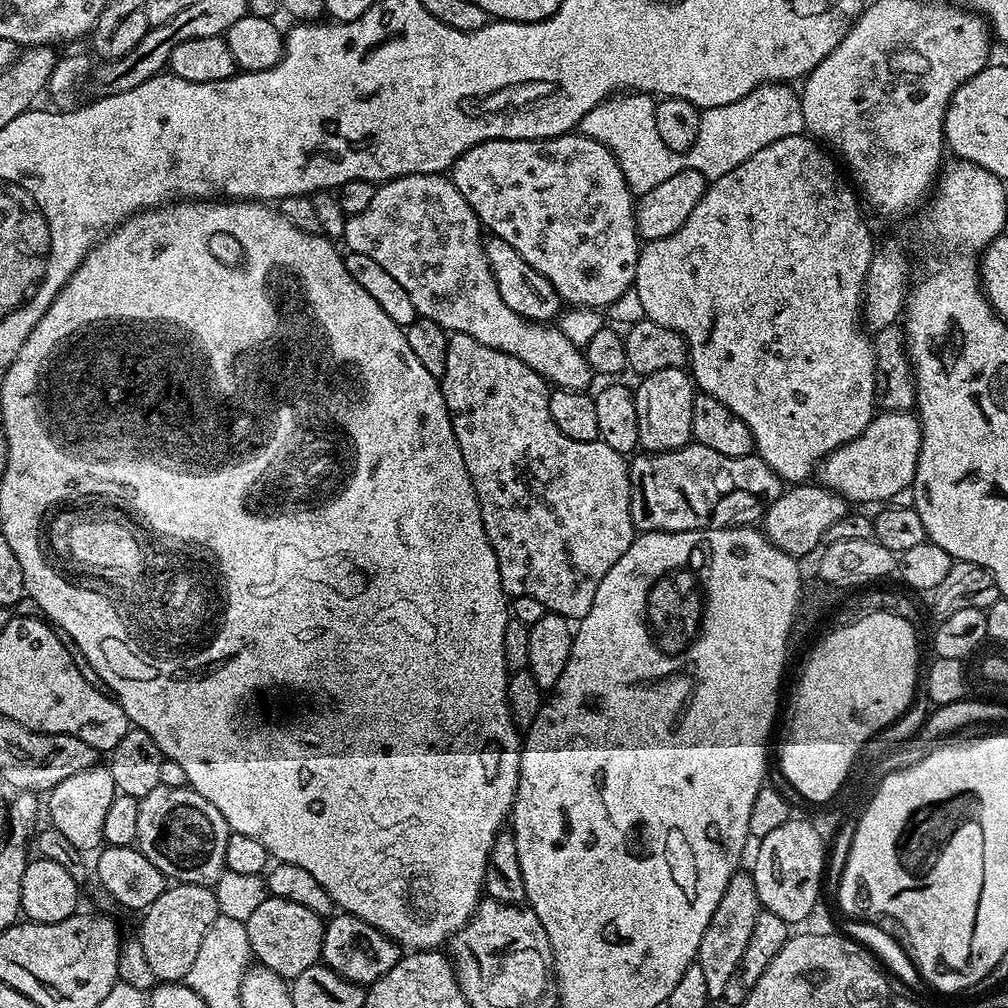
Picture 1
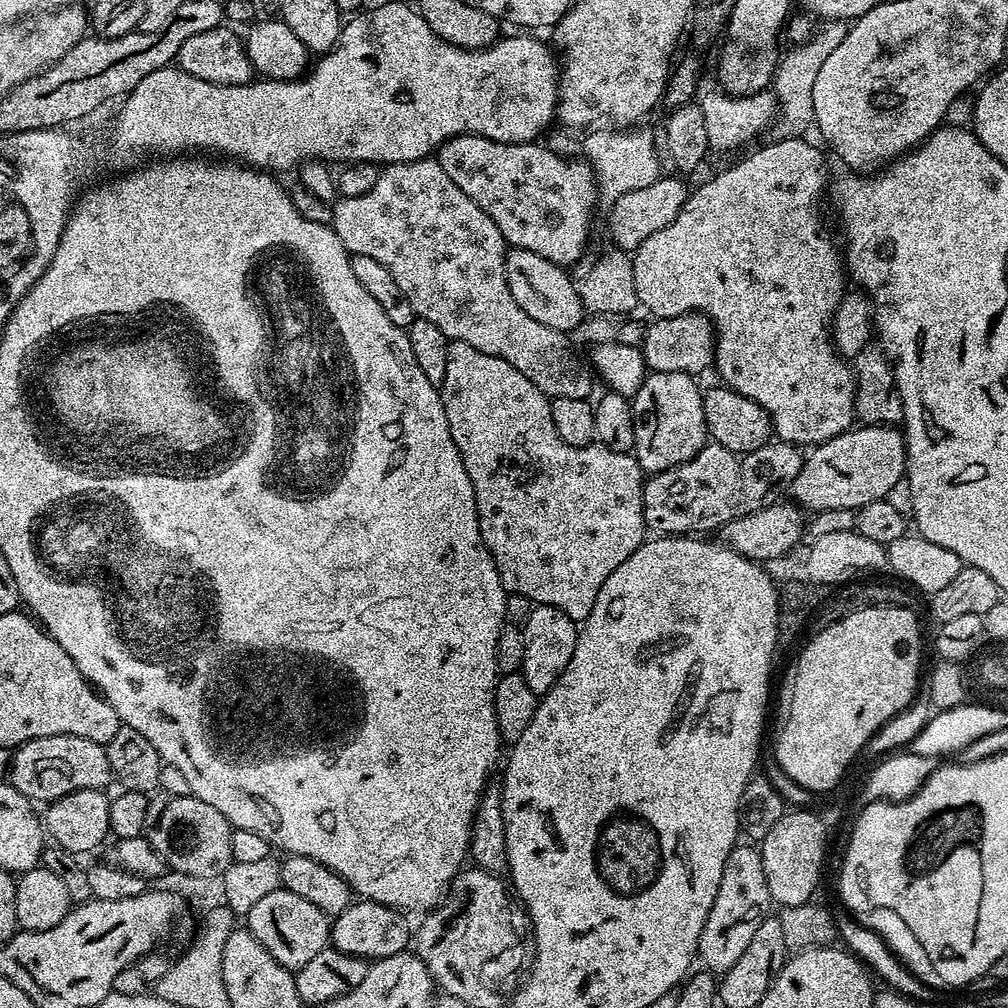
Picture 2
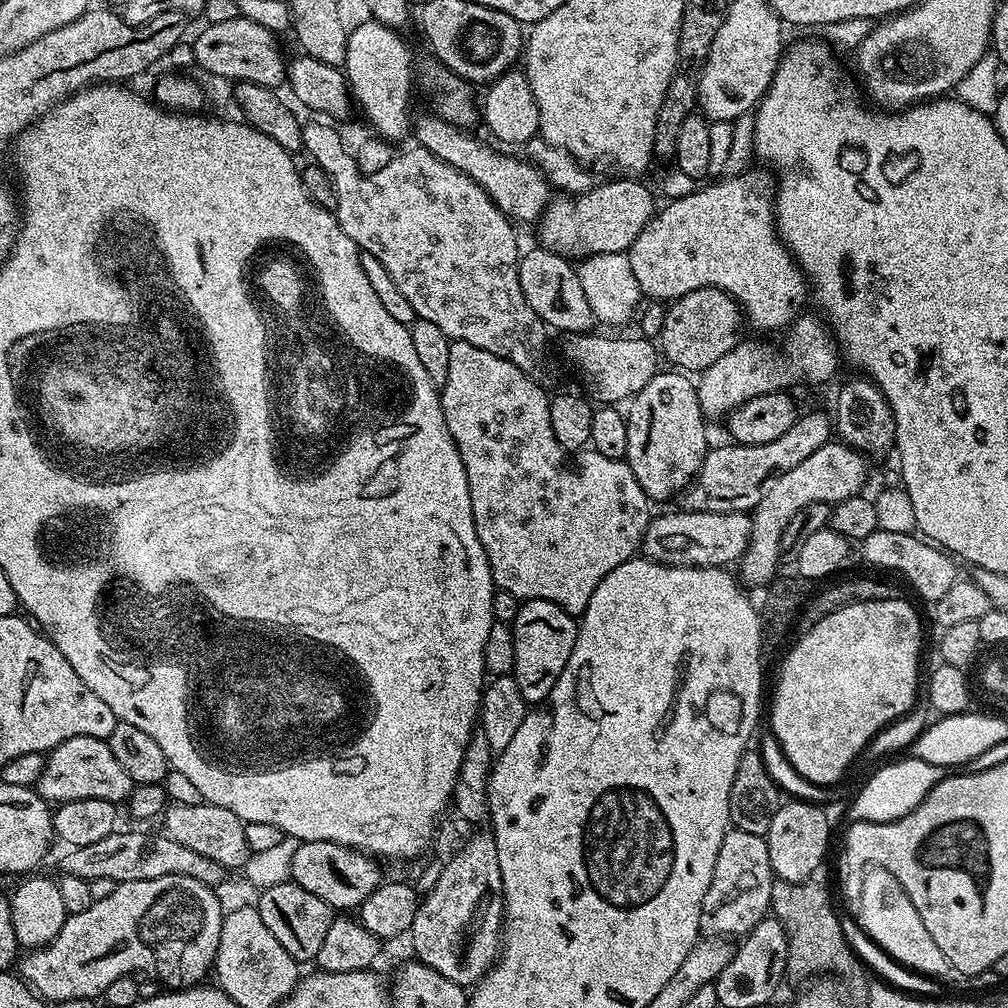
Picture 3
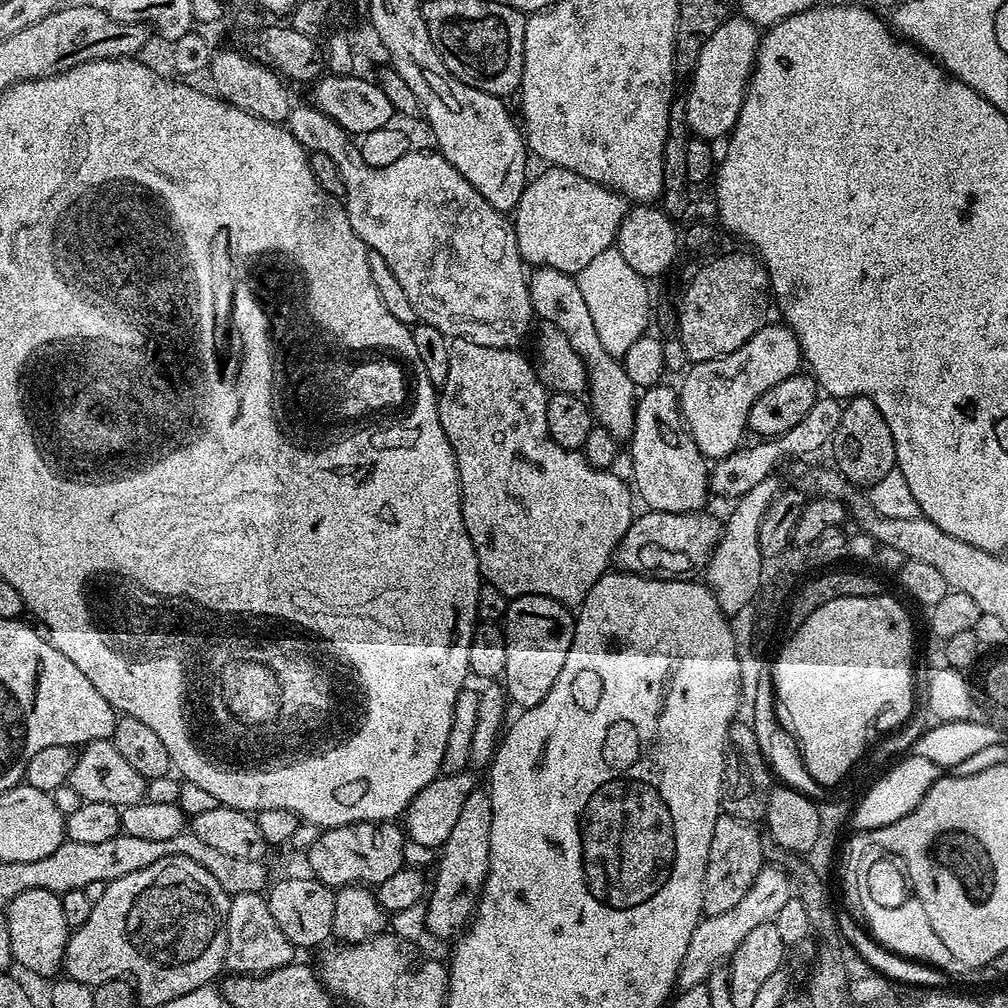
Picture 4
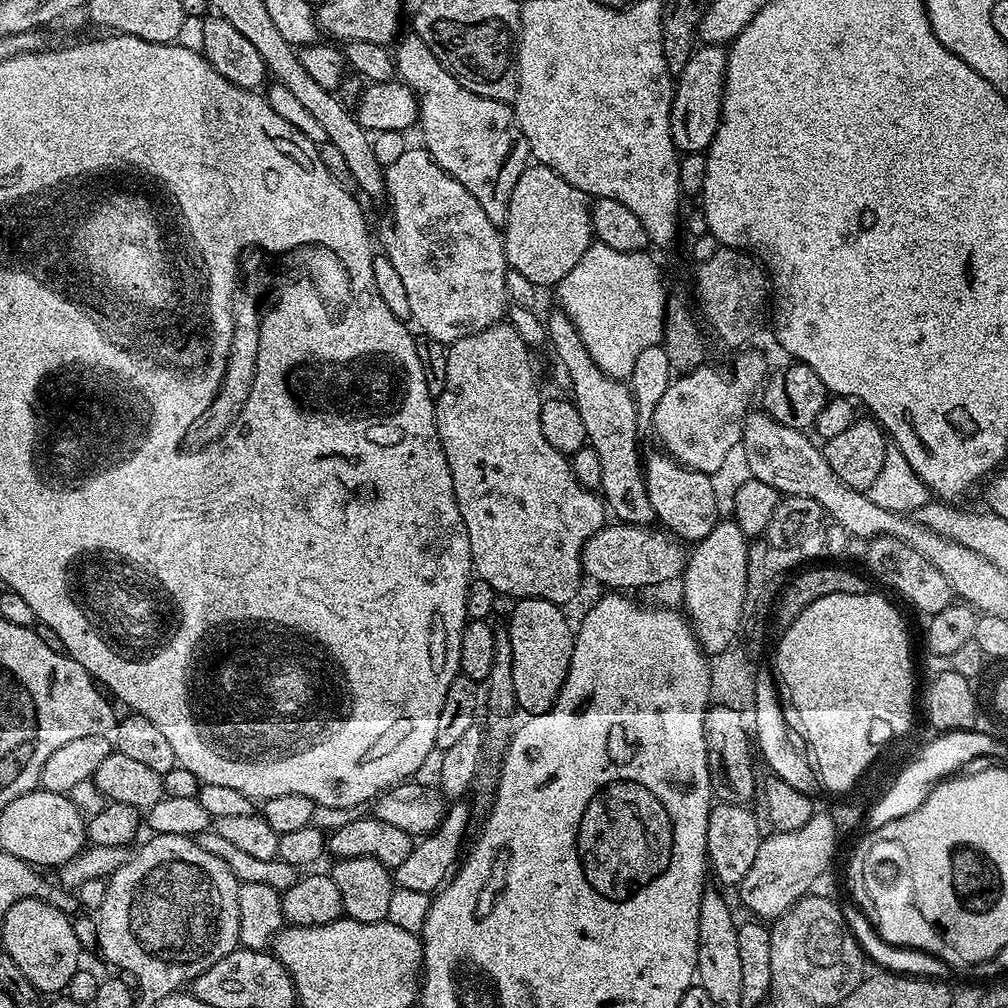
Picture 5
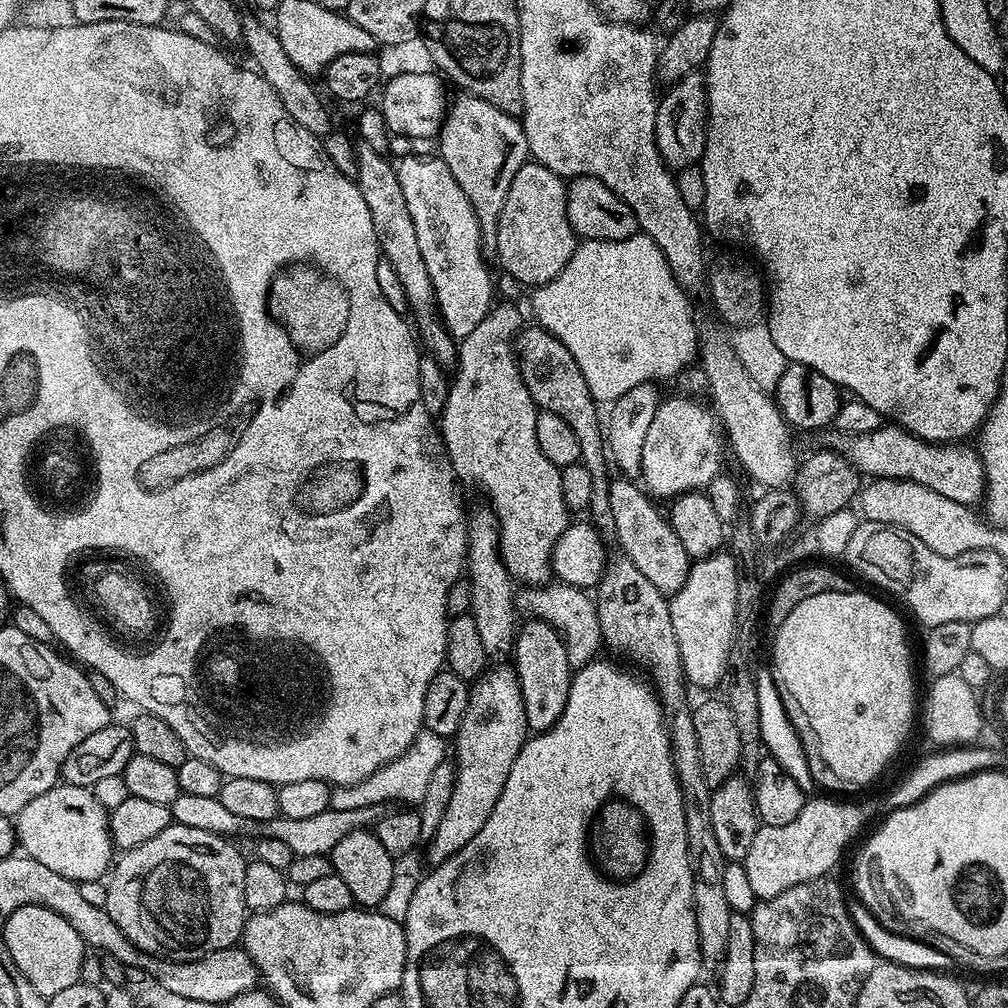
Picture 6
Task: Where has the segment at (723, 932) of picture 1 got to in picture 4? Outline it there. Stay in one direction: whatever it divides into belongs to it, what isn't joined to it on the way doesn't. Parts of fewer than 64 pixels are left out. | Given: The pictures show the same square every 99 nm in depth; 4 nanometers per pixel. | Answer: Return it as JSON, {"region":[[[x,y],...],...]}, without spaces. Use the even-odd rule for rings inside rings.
{"region":[[[723,814],[714,822],[714,838],[710,838],[710,854],[706,862],[706,878],[702,890],[704,916],[726,914],[726,910],[738,906],[738,902],[746,898],[746,890],[750,890],[754,878],[758,878],[760,869],[765,867],[761,833],[756,828],[755,823]]]}

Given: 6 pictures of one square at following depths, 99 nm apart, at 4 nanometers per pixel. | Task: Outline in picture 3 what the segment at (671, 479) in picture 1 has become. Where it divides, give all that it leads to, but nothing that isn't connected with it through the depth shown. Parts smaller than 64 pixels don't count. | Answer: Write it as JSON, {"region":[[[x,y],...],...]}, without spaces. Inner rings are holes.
{"region":[[[808,412],[797,415],[794,426],[782,434],[782,438],[774,438],[774,442],[762,442],[761,444],[738,444],[727,442],[721,448],[709,447],[704,456],[702,466],[691,484],[682,493],[683,511],[686,512],[746,512],[751,513],[762,502],[764,490],[770,481],[779,476],[781,472],[794,470],[798,462],[806,462],[814,450],[818,450],[823,444],[829,443],[834,436],[834,420],[831,415],[824,412]]]}

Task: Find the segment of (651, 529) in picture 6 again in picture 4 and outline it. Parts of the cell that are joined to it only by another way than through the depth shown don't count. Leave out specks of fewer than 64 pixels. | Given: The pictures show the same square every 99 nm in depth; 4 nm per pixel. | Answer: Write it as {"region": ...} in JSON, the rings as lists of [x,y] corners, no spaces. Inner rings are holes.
{"region":[[[536,268],[533,273],[528,276],[528,293],[533,313],[541,321],[558,326],[566,334],[570,346],[581,356],[587,372],[586,399],[595,423],[610,430],[617,442],[627,441],[634,430],[638,387],[624,369],[623,363],[609,354],[606,346],[602,346],[598,330],[590,318],[590,310],[582,299],[582,290],[576,276],[553,268]]]}

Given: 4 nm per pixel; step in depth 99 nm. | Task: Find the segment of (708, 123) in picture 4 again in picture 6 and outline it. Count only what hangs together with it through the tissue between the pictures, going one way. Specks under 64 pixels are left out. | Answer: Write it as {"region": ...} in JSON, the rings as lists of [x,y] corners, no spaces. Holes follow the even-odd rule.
{"region":[[[699,71],[686,74],[659,97],[656,106],[656,146],[664,163],[673,170],[690,168],[700,163],[708,133],[708,95]]]}

